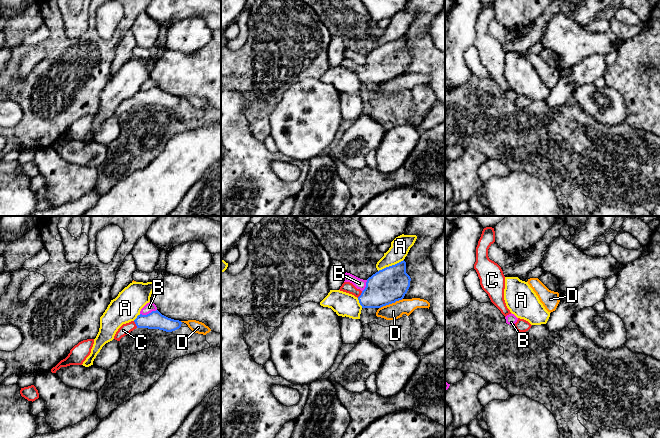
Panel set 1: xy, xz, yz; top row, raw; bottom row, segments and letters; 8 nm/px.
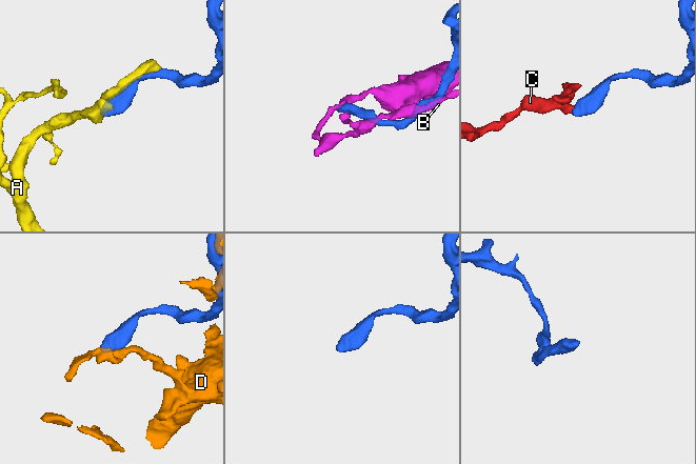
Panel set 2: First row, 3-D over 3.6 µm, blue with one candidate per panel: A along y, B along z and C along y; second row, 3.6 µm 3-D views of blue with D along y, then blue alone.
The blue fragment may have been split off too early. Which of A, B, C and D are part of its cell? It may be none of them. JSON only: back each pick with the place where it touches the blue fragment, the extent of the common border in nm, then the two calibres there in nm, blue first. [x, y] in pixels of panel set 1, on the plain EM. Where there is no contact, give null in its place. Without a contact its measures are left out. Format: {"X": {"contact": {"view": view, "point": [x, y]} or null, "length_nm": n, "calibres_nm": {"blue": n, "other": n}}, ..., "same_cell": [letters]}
{"C": {"contact": {"view": "xy", "point": [135, 99]}, "length_nm": 70, "calibres_nm": {"blue": 140, "other": 80}}, "same_cell": ["C"]}

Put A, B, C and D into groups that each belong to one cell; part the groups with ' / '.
A / B / C / D

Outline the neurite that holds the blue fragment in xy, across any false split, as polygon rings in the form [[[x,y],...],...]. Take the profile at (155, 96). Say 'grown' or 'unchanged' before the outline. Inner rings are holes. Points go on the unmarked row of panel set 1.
grown; [[[158,86],[147,91],[138,91],[134,97],[123,100],[116,108],[114,115],[120,117],[122,113],[136,104],[159,105],[172,108],[181,103],[182,98],[162,91]]]

